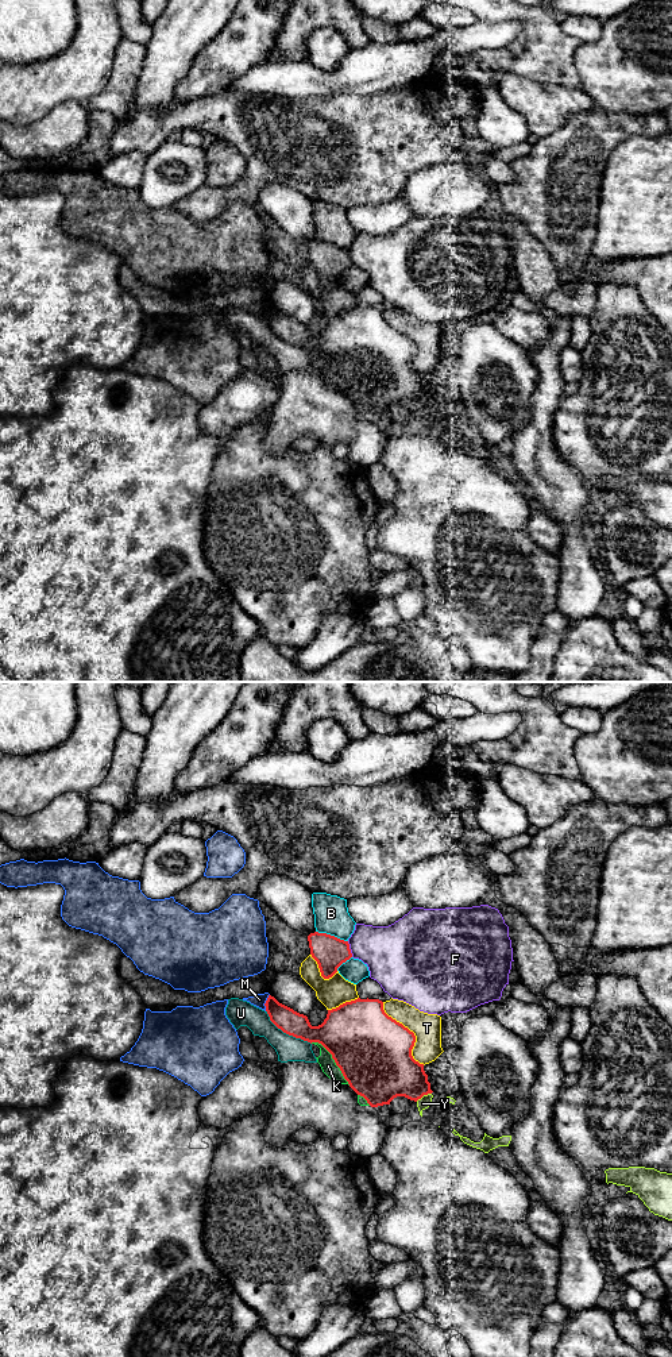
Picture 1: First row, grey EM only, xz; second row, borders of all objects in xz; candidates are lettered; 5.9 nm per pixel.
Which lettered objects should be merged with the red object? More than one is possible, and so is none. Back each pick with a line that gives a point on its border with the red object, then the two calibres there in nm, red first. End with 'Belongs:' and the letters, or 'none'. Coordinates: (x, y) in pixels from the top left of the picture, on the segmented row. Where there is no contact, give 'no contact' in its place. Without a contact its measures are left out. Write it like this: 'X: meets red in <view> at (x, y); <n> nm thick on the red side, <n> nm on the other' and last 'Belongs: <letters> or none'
Belongs: none

